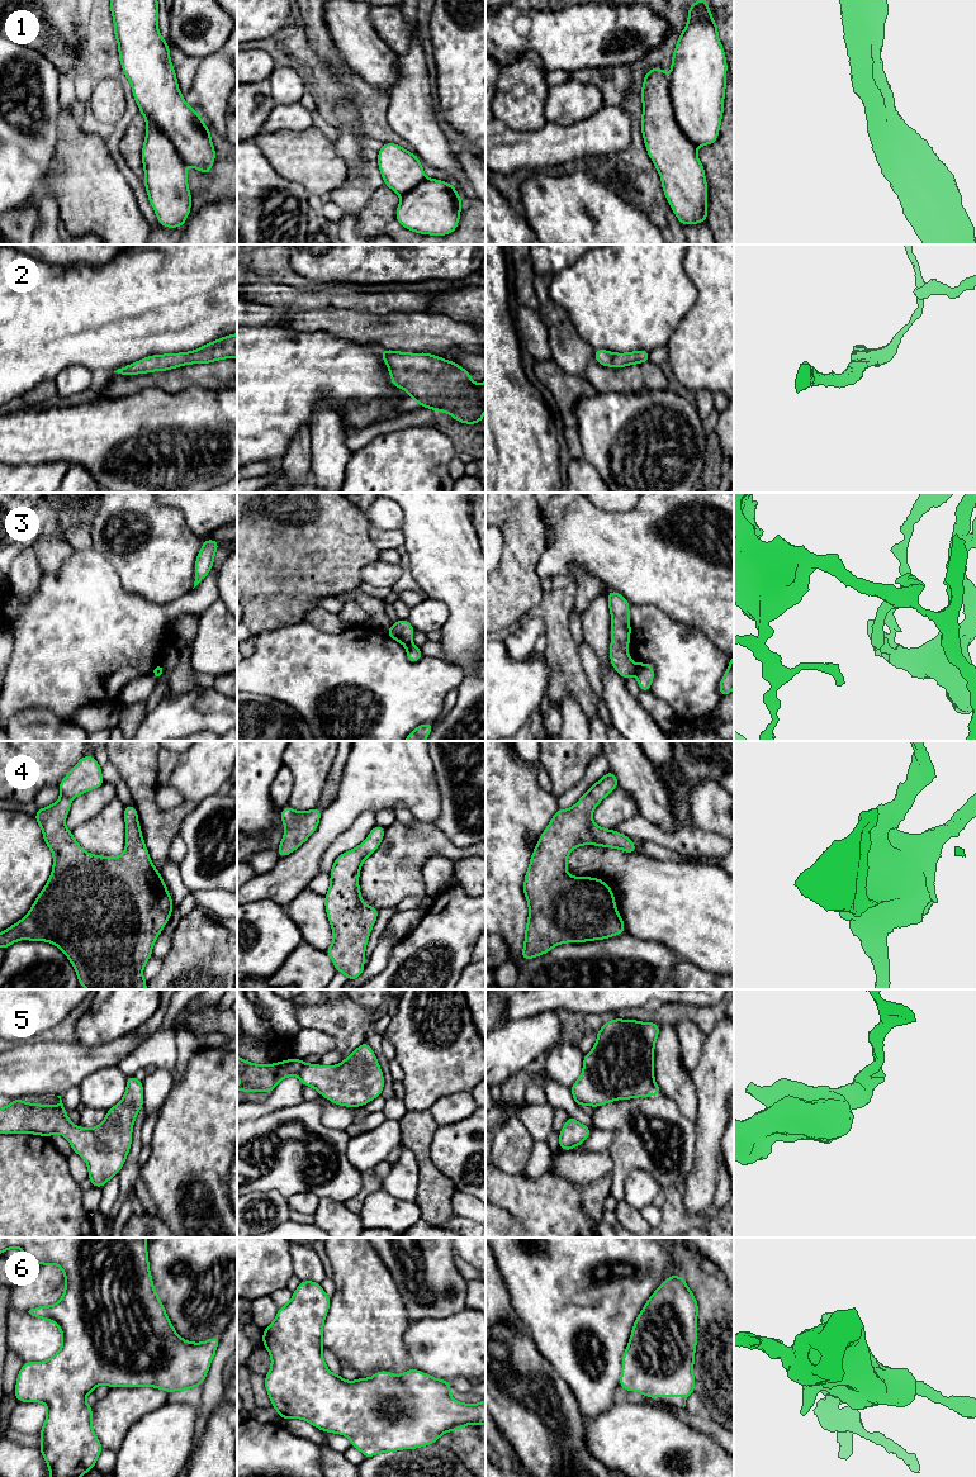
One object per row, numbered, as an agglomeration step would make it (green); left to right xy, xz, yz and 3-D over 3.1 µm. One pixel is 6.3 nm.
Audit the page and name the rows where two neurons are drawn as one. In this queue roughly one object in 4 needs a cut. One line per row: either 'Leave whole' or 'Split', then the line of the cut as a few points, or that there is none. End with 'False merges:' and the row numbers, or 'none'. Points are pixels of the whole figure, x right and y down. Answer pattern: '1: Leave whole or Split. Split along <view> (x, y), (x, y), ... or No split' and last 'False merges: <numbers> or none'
1: Leave whole. No split
2: Leave whole. No split
3: Split. Split along yz (638, 664), (635, 673)
4: Leave whole. No split
5: Leave whole. No split
6: Leave whole. No split
False merges: 3

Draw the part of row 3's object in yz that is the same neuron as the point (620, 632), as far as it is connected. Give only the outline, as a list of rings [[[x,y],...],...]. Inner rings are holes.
[[[608,590],[608,608],[611,611],[611,646],[610,660],[615,670],[626,680],[636,674],[638,664],[631,661],[627,652],[630,643],[630,603],[617,592]]]

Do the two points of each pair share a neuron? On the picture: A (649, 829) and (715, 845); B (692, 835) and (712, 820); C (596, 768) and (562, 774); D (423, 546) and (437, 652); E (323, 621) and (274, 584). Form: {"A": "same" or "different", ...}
{"A": "same", "B": "different", "C": "different", "D": "different", "E": "different"}

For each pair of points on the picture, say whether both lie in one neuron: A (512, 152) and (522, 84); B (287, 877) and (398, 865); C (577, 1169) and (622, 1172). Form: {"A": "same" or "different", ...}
{"A": "different", "B": "different", "C": "different"}

